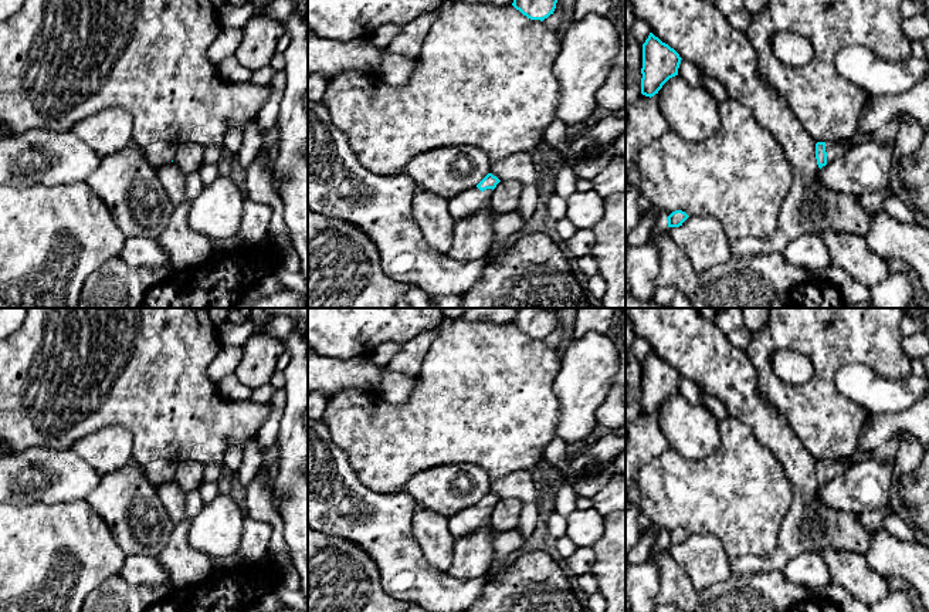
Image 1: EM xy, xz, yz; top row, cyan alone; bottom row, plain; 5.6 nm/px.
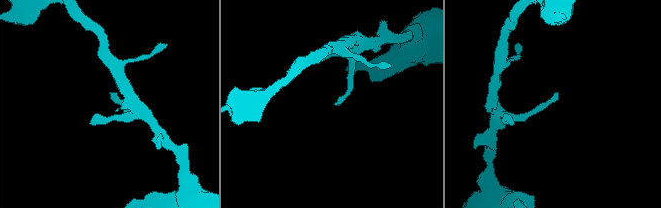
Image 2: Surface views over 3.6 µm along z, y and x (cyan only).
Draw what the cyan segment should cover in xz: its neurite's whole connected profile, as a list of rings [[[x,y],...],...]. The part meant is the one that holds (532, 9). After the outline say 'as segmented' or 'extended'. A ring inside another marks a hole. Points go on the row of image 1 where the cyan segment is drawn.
[[[513,0],[512,6],[530,20],[543,21],[556,9],[557,0]]]; as segmented

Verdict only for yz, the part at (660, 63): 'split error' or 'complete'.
complete

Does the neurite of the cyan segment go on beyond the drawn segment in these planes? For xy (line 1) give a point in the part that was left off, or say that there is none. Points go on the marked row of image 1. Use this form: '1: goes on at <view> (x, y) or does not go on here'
1: does not go on here

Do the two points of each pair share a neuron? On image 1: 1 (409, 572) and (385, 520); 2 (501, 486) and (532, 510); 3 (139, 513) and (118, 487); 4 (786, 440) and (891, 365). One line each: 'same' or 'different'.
1: same
2: same
3: same
4: different

